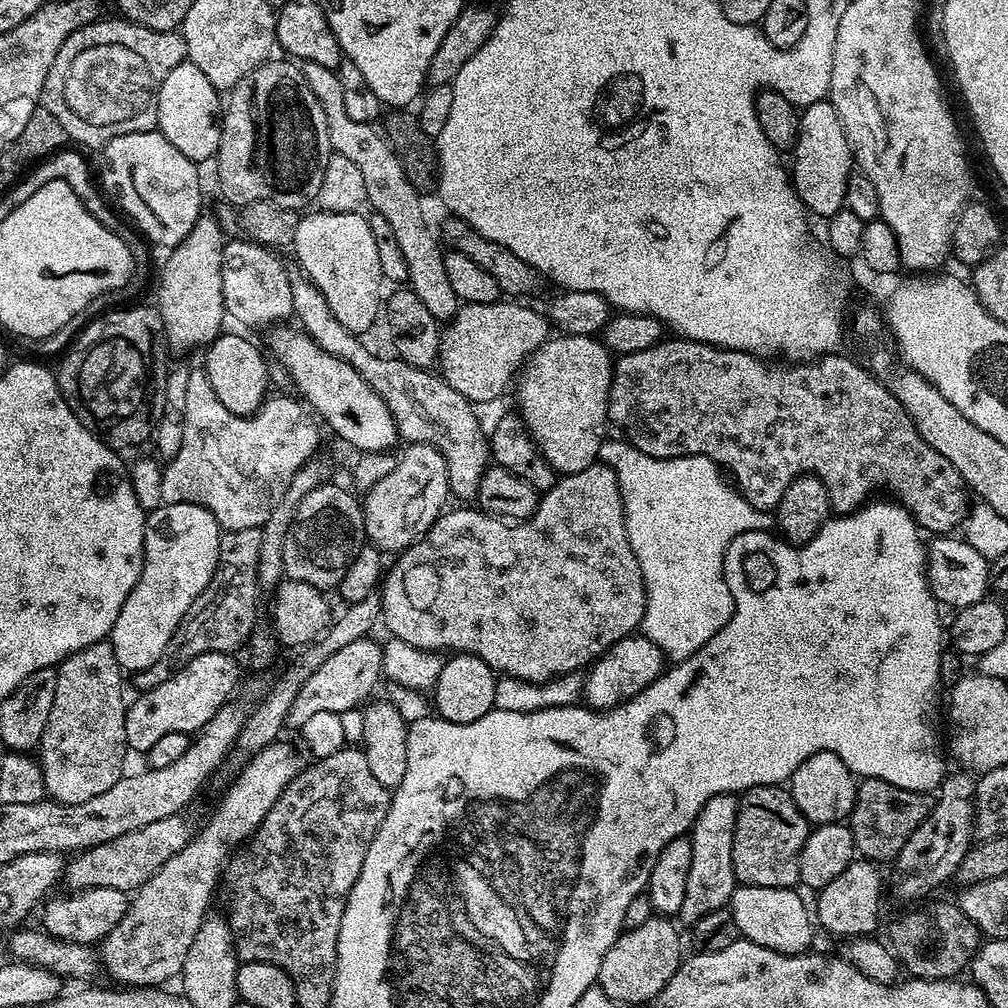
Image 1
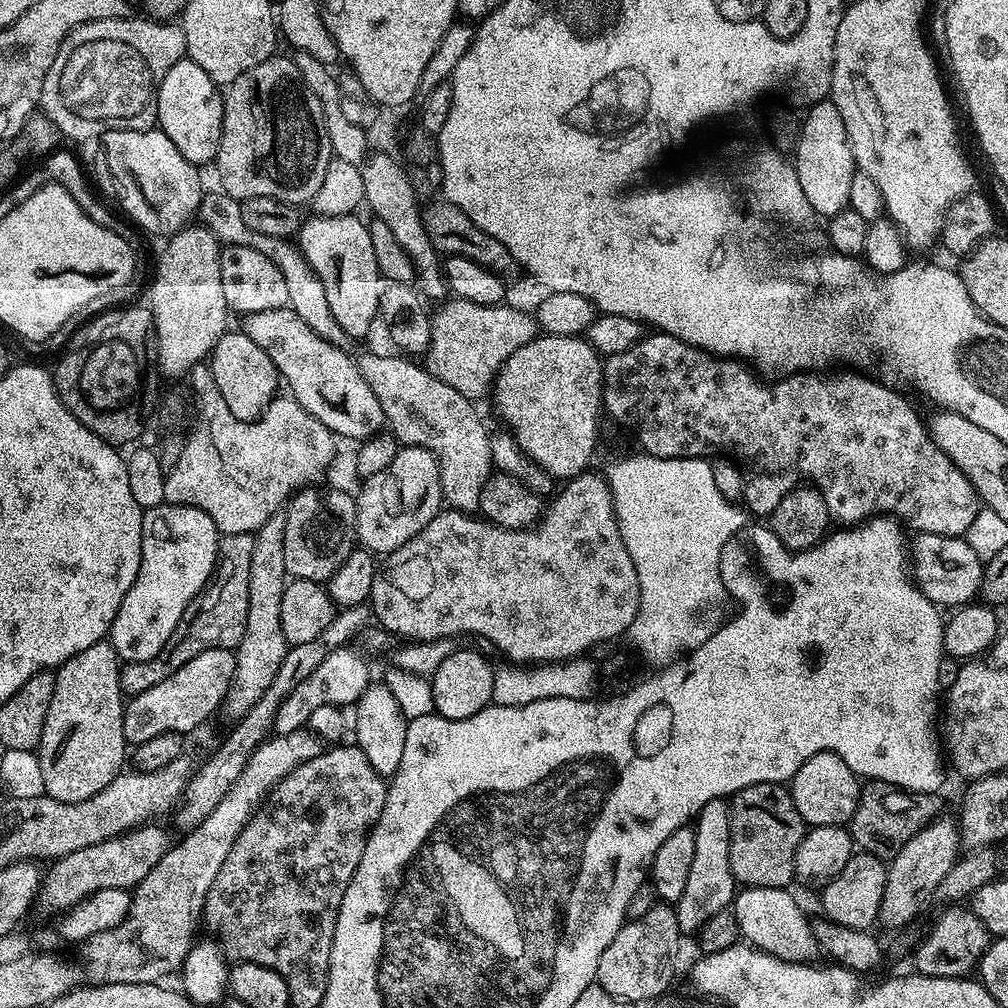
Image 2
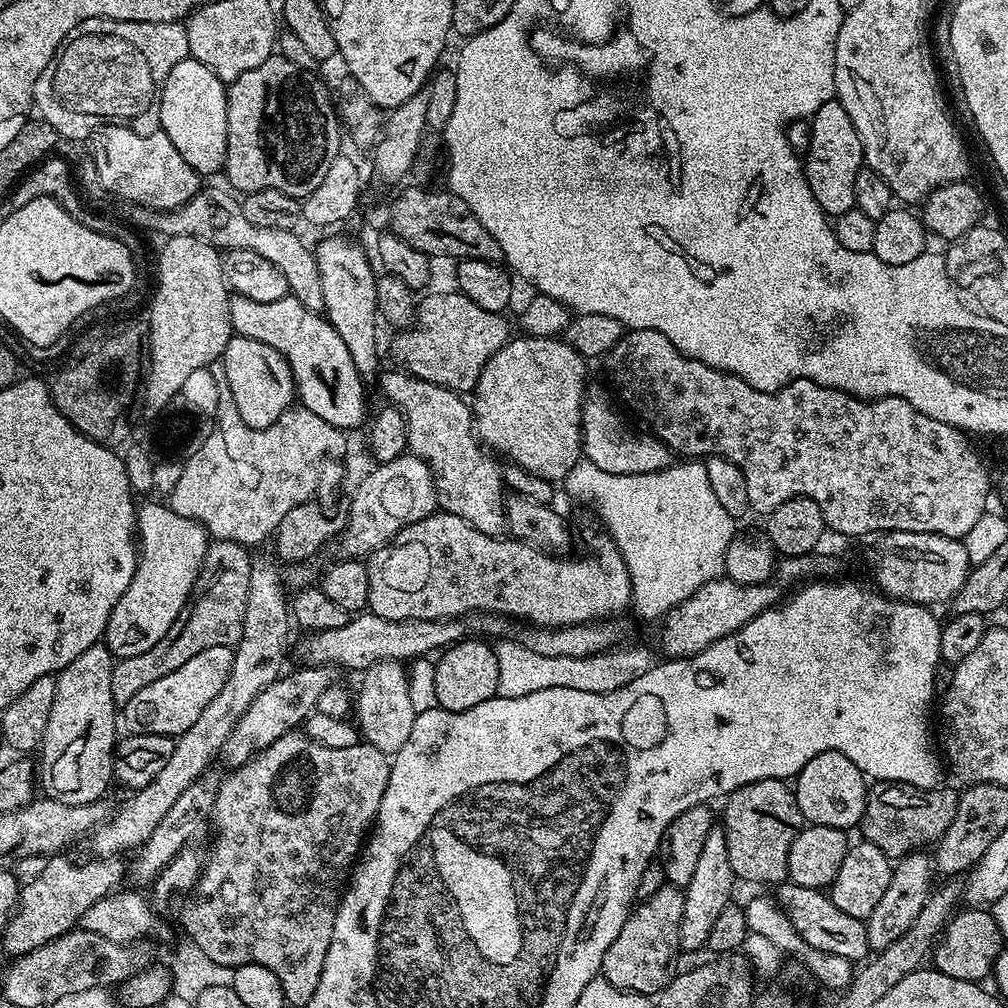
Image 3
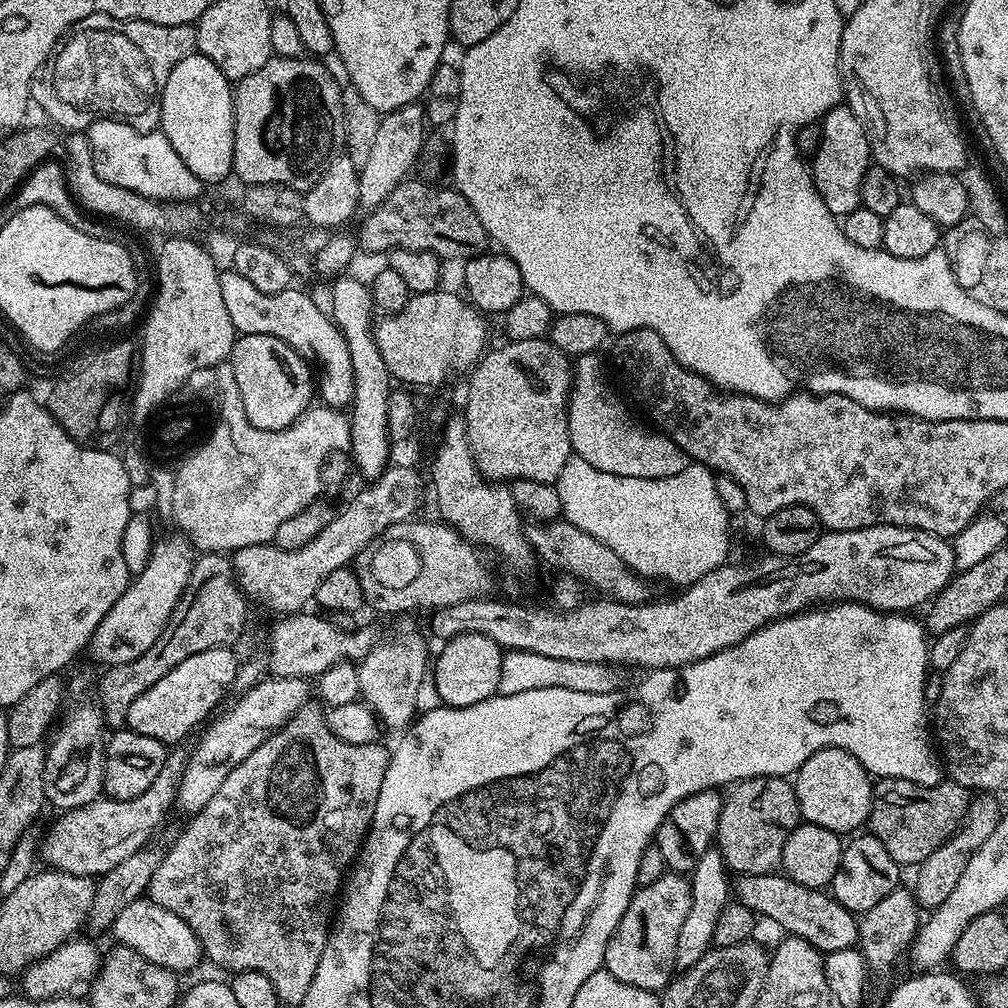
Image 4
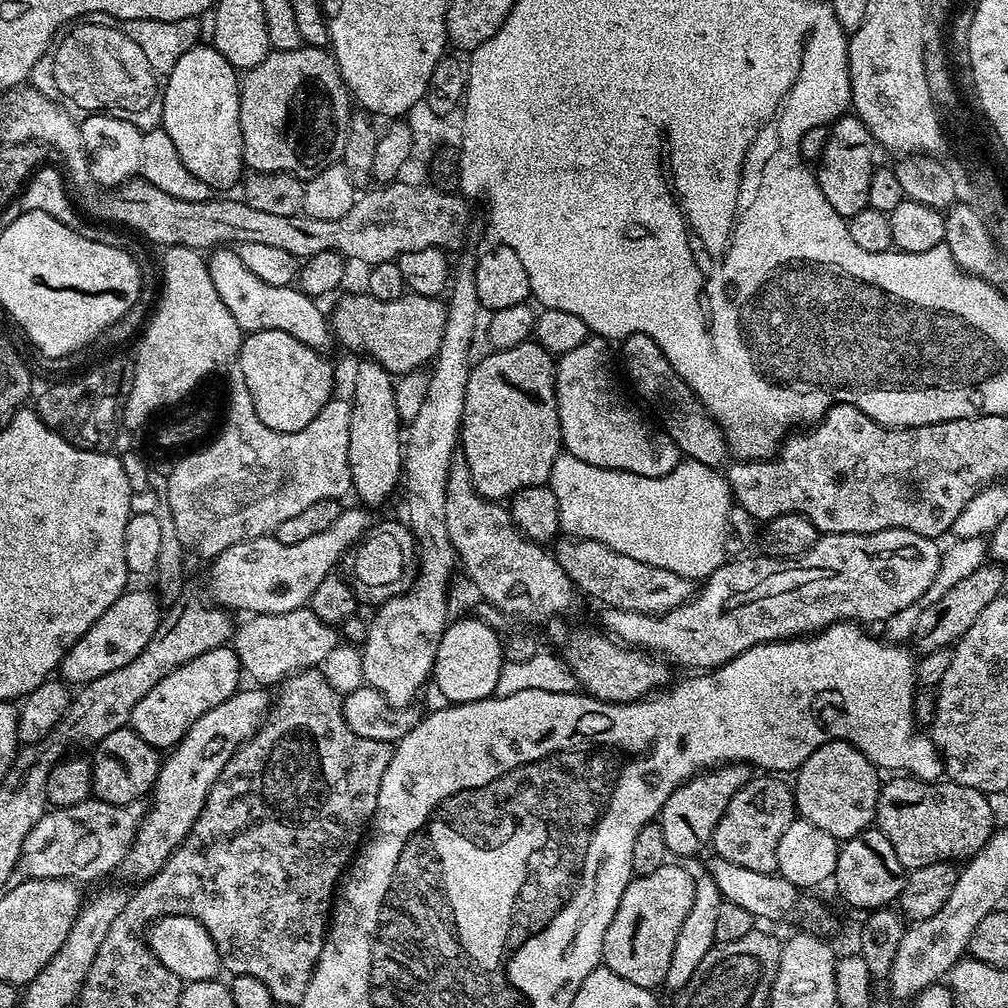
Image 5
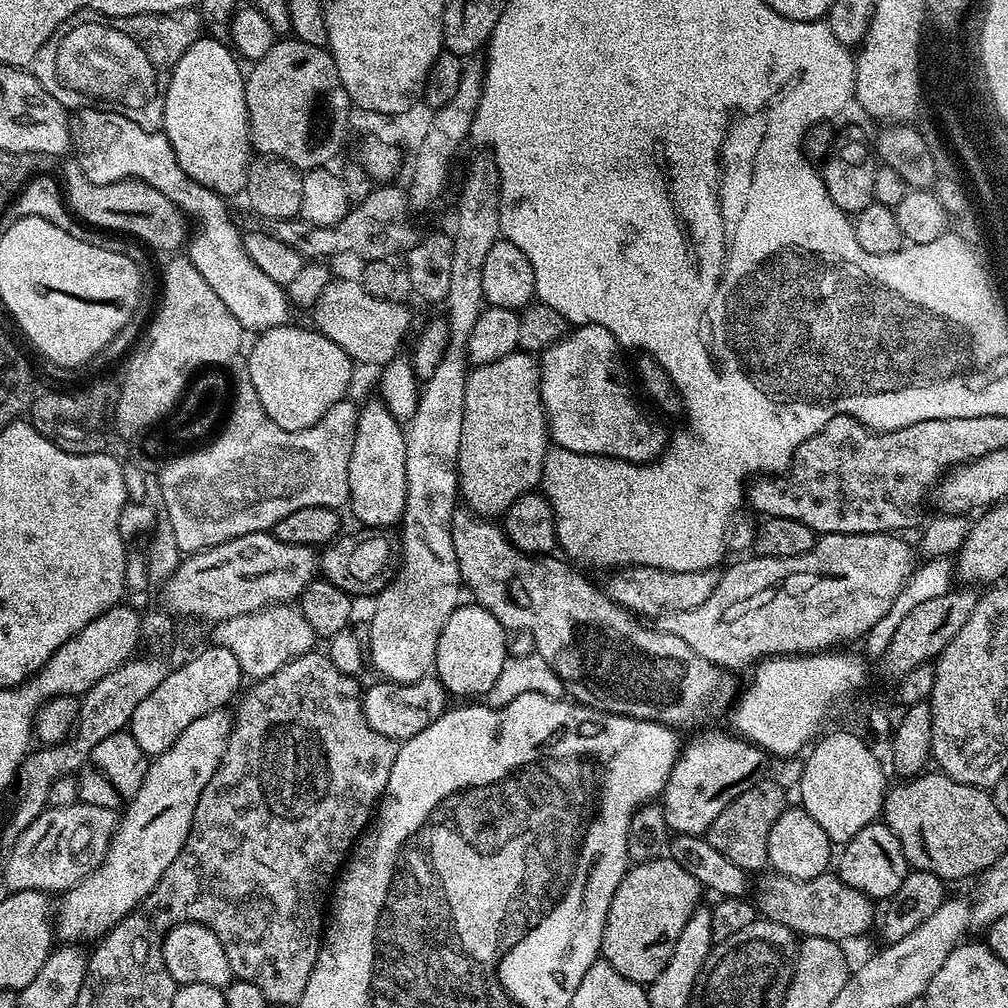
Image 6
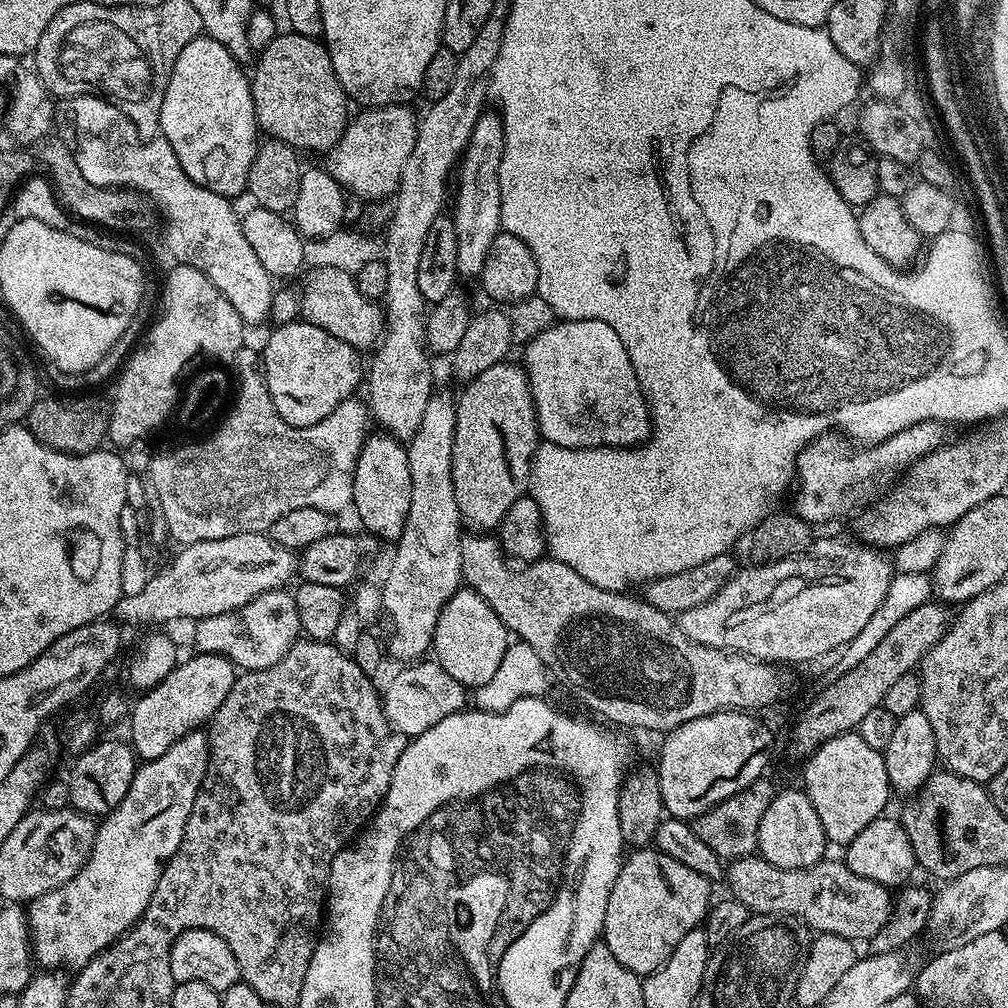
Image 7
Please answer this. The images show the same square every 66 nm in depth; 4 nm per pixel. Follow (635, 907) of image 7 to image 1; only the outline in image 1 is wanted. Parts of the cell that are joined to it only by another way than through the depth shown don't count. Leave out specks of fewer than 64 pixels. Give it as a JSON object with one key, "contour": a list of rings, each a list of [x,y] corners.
{"contour":[[[654,914],[642,926],[629,928],[620,933],[620,937],[606,950],[606,958],[602,958],[602,970],[598,986],[610,998],[617,1000],[622,1006],[628,1004],[644,1004],[647,1000],[655,1001],[660,991],[674,978],[680,969],[680,932],[672,925],[671,919]]]}

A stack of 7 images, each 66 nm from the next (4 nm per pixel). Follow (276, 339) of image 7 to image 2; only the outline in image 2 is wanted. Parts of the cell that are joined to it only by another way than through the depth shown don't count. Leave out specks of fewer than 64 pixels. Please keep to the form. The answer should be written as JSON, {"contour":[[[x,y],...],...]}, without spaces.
{"contour":[[[229,330],[213,346],[210,357],[212,380],[222,390],[222,398],[226,406],[230,406],[230,414],[239,420],[258,420],[264,409],[272,403],[277,395],[278,373],[272,353],[267,347],[259,348],[244,332]]]}

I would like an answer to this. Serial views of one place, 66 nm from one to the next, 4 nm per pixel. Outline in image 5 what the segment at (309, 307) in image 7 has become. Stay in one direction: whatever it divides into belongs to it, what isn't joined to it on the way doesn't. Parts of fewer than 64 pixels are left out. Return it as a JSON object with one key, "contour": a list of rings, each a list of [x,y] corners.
{"contour":[[[413,292],[394,298],[379,300],[367,294],[344,294],[336,304],[336,309],[330,312],[330,327],[333,337],[340,340],[352,352],[360,352],[367,359],[376,360],[393,377],[404,376],[408,372],[421,371],[431,365],[442,346],[442,336],[446,330],[448,309],[443,299],[435,296],[419,296]]]}

